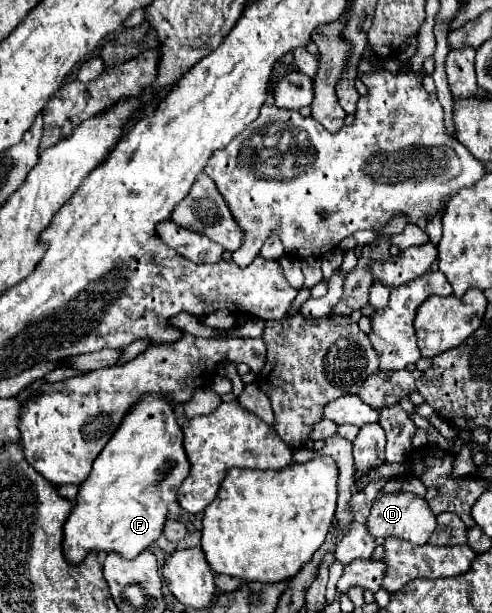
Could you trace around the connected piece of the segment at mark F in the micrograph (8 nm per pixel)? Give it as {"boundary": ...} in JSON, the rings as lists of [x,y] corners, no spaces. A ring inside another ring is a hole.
{"boundary":[[[142,397],[124,417],[122,425],[106,443],[102,453],[94,459],[88,481],[80,485],[76,505],[64,523],[62,551],[66,561],[70,565],[82,563],[90,553],[118,553],[124,559],[138,557],[162,535],[168,505],[176,501],[176,491],[188,473],[190,463],[182,447],[182,429],[176,423],[174,407],[162,397]]]}

